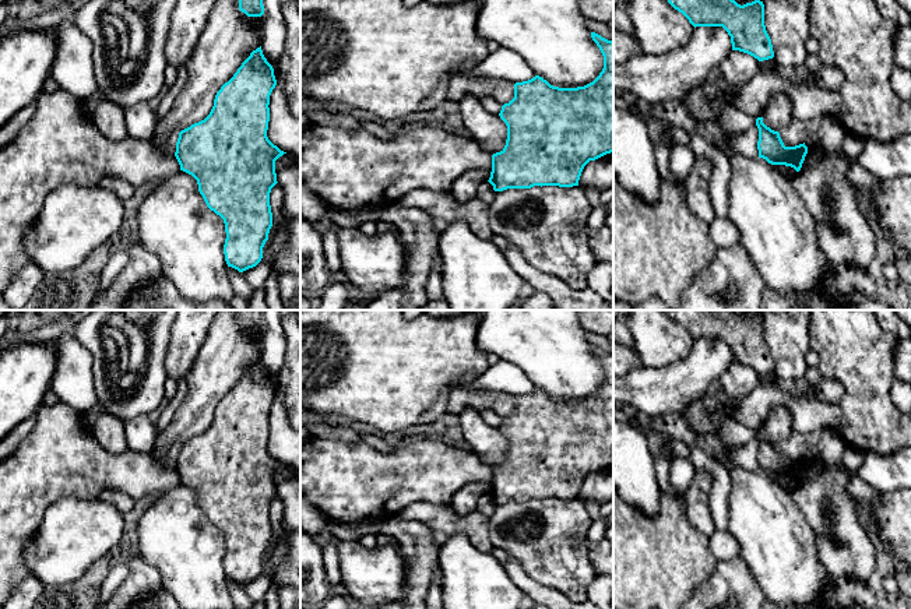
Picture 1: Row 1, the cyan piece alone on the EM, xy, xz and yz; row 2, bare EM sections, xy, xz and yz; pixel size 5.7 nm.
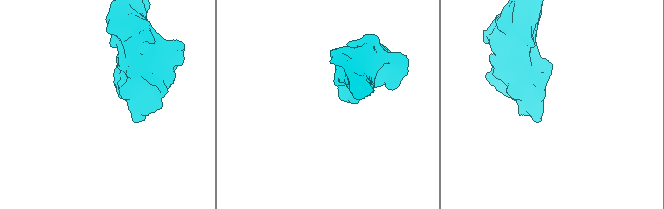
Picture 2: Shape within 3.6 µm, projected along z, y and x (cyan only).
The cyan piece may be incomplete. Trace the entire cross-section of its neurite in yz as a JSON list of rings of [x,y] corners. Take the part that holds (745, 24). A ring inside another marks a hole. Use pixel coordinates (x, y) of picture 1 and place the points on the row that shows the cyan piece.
[[[668,0],[696,27],[722,27],[731,36],[732,50],[748,53],[759,61],[774,57],[764,25],[760,0],[738,4],[735,0]]]

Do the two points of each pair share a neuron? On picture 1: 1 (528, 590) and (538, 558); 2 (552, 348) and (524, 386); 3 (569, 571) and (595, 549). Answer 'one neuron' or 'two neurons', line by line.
1: two neurons
2: two neurons
3: two neurons

